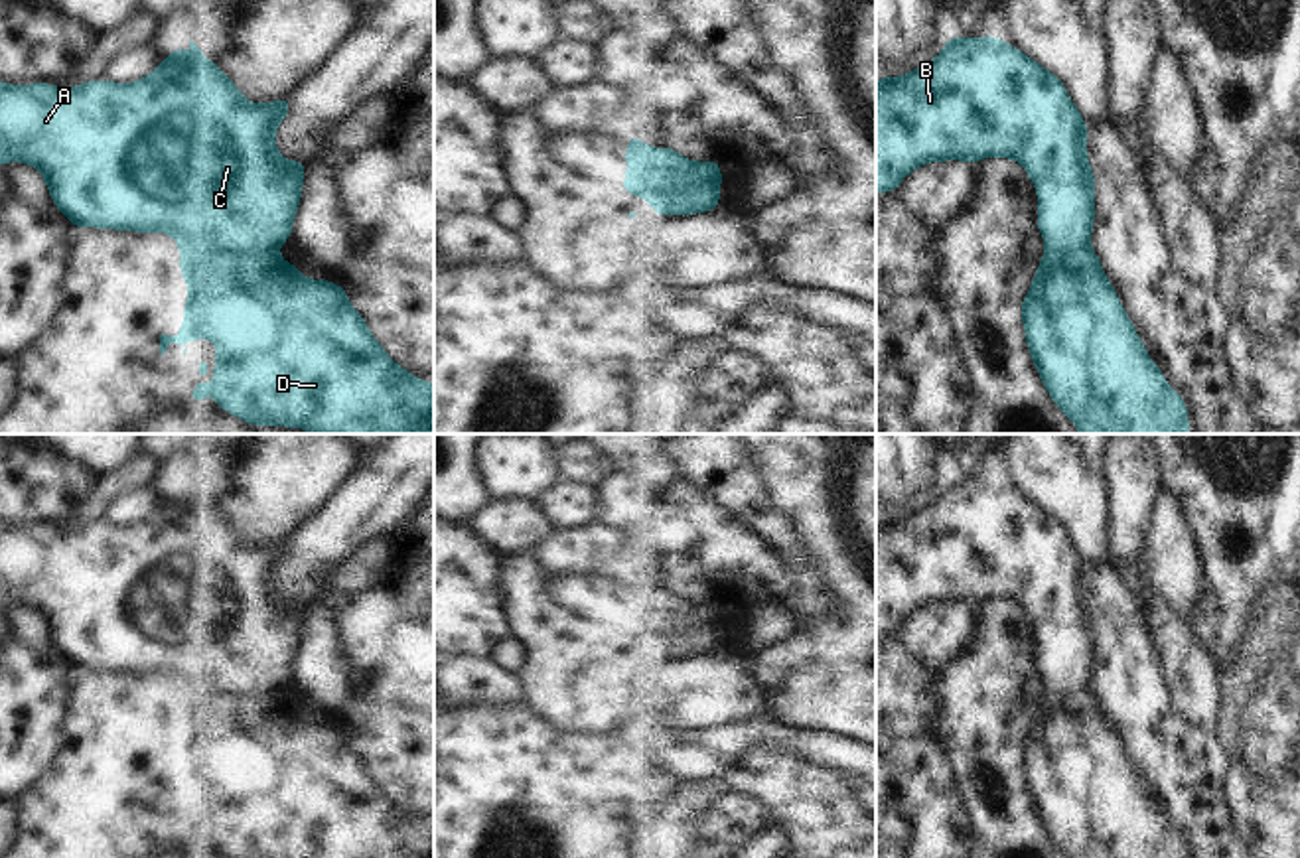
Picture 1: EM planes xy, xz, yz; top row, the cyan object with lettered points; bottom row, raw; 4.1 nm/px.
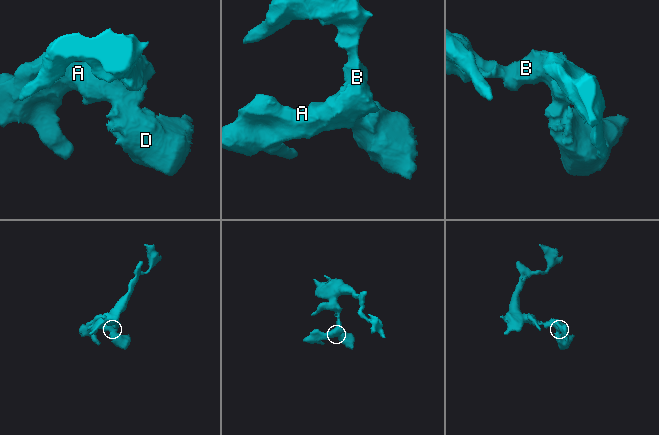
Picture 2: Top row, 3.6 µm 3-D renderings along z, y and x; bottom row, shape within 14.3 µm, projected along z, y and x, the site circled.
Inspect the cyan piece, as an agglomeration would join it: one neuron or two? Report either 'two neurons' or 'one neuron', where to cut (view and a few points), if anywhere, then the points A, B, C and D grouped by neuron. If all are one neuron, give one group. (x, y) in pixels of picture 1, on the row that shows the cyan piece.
two neurons | xy (182, 249), (275, 253) | A B C / D

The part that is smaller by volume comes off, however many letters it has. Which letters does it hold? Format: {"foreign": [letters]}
{"foreign": ["D"]}

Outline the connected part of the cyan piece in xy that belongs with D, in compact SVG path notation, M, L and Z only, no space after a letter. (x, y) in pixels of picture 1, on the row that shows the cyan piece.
M227 249L181 250L180 274L187 288L181 310L180 335L160 335L160 353L170 343L211 339L217 343L215 385L199 383L193 398L209 394L219 410L241 418L251 428L268 424L304 428L312 434L434 434L434 383L426 383L393 361L373 337L365 318L349 304L345 286L322 280L304 280L304 266L296 268L278 252L231 252Z

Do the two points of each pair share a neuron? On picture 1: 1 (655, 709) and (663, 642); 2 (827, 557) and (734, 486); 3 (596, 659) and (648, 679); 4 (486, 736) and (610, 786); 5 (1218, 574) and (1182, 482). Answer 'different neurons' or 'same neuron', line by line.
1: different neurons
2: different neurons
3: different neurons
4: same neuron
5: same neuron

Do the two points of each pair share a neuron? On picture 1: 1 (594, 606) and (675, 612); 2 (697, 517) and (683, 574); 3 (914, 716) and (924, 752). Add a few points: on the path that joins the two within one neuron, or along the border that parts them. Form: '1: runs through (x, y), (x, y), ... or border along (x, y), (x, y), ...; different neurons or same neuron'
1: runs through (614, 606), (655, 612); same neuron
2: runs through (695, 531), (695, 537), (679, 553), (683, 561); same neuron
3: border along (930, 730), (896, 738); different neurons

